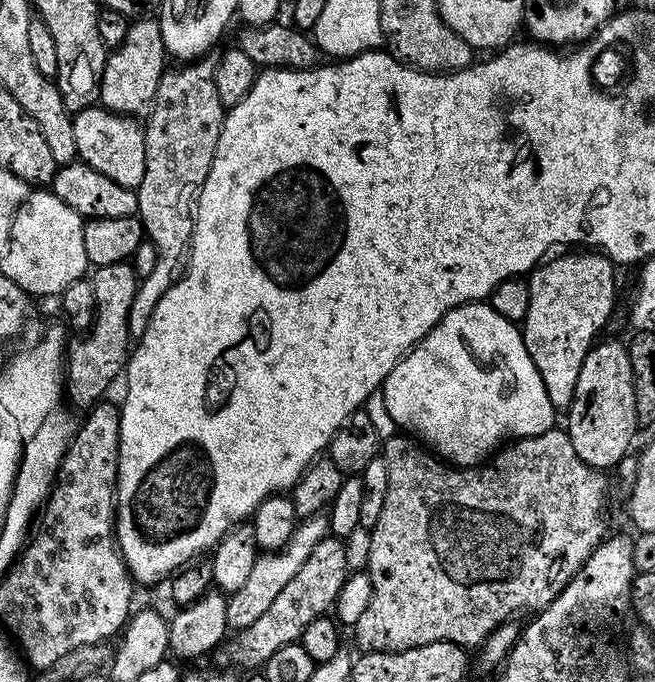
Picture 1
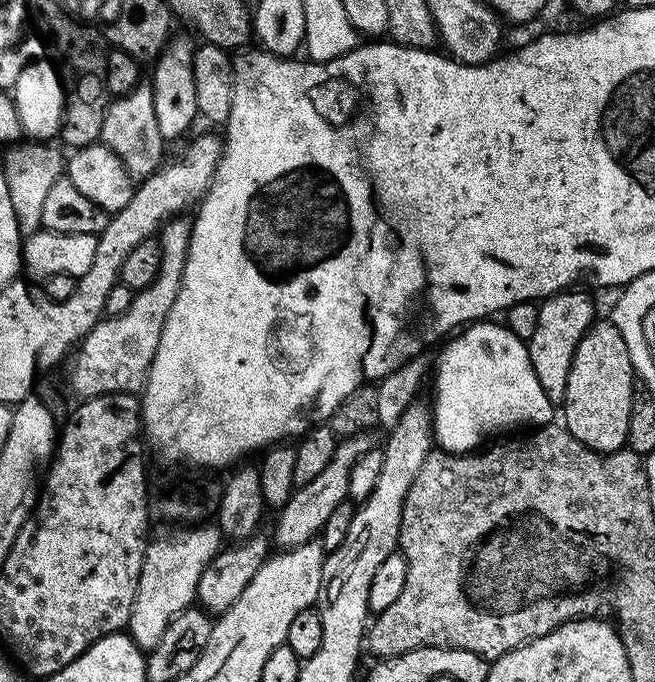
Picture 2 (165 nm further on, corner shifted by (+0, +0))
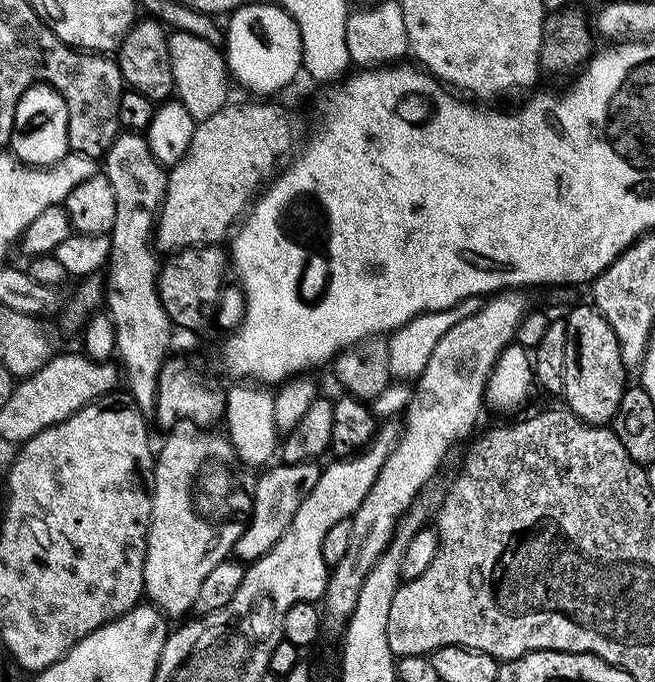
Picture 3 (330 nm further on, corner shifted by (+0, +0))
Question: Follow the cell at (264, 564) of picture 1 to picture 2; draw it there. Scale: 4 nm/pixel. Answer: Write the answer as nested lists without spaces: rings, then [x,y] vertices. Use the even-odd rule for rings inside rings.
[[[365,429],[352,436],[343,437],[336,445],[333,458],[329,464],[318,474],[317,478],[306,484],[299,485],[290,499],[279,509],[279,518],[274,530],[272,529],[272,540],[277,547],[296,547],[313,539],[326,524],[326,519],[330,518],[331,511],[348,497],[350,470],[354,462],[368,450],[379,447],[382,434],[379,429]]]

